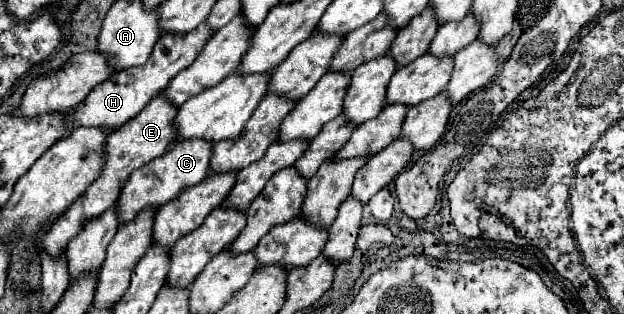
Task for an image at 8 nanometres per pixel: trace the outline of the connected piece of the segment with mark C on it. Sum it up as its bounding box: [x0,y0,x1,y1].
[118,138,212,224]

